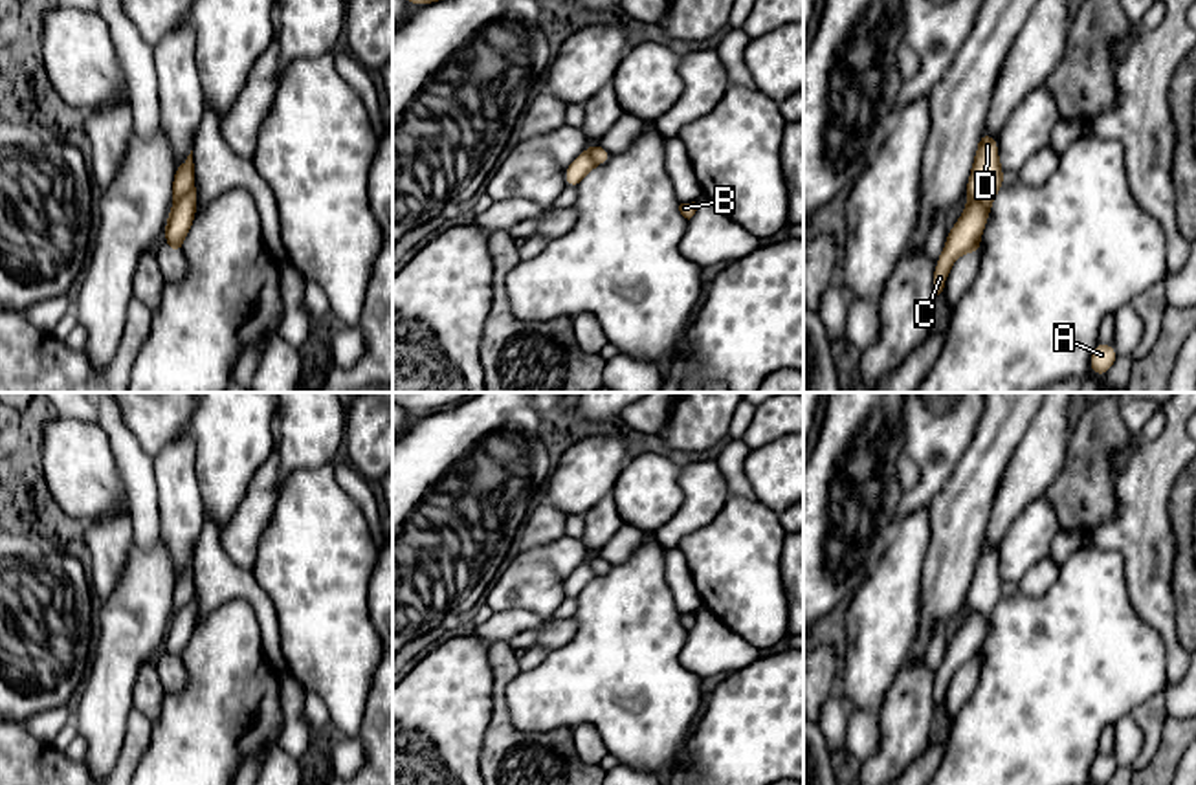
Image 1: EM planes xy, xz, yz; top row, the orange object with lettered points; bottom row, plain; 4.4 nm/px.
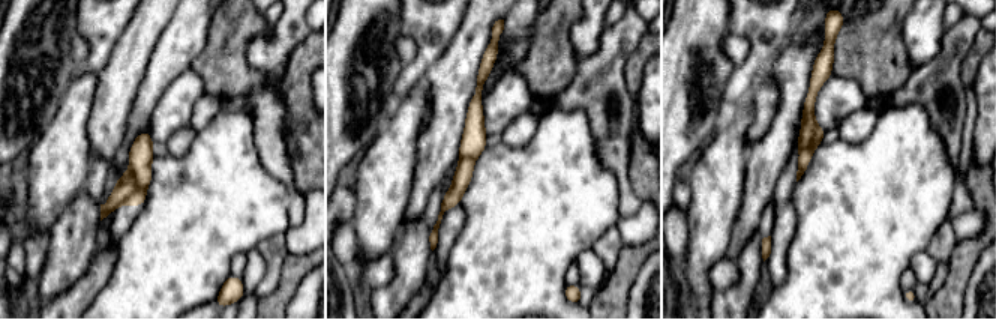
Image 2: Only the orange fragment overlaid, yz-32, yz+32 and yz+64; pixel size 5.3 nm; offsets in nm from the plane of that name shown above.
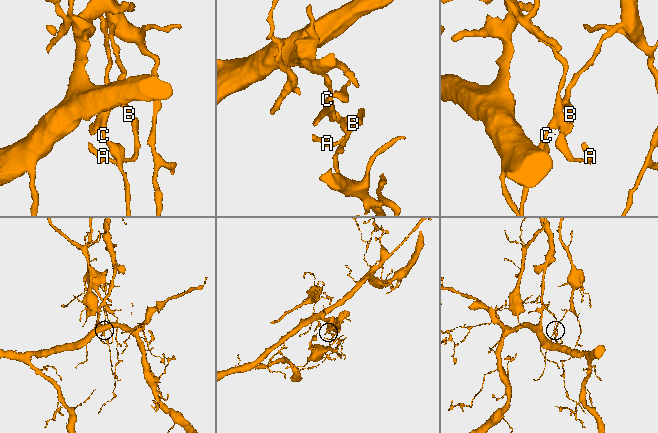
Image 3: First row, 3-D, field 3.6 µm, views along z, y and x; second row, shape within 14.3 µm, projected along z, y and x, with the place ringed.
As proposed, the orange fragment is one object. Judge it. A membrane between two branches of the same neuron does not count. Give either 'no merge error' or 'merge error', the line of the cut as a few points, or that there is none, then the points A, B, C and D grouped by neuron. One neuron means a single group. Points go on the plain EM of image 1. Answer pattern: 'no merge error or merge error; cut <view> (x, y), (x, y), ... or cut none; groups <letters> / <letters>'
merge error; cut yz (969, 608), (987, 626); groups A B C / D

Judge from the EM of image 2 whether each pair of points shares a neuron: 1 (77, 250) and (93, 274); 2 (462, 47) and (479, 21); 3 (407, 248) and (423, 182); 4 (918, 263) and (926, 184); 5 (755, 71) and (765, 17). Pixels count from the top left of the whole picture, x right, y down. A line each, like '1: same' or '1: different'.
1: different
2: same
3: different
4: different
5: same

